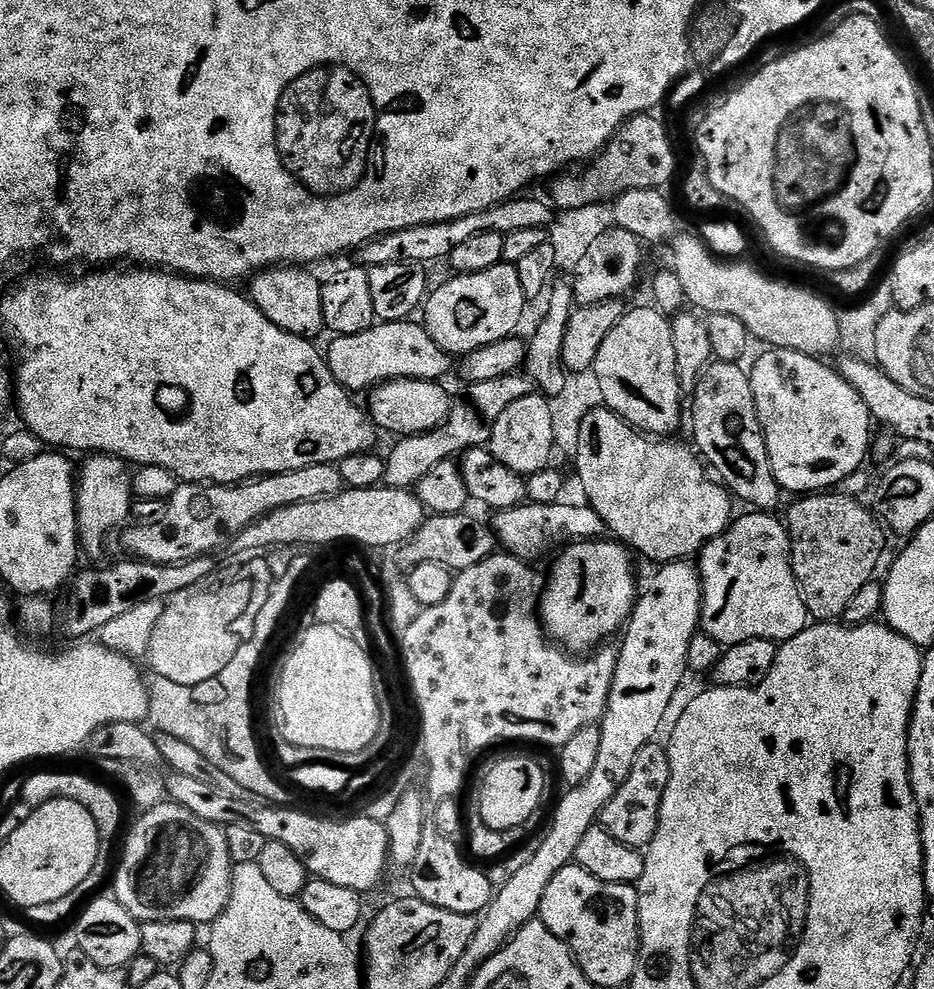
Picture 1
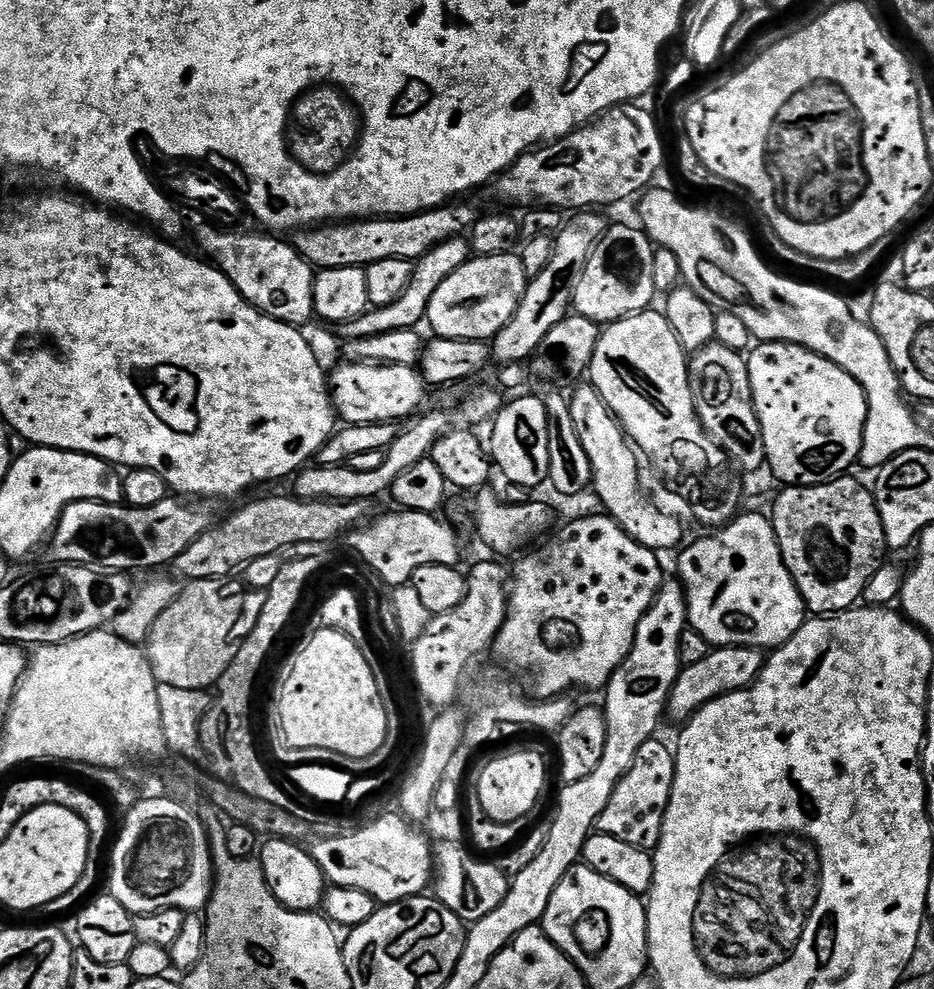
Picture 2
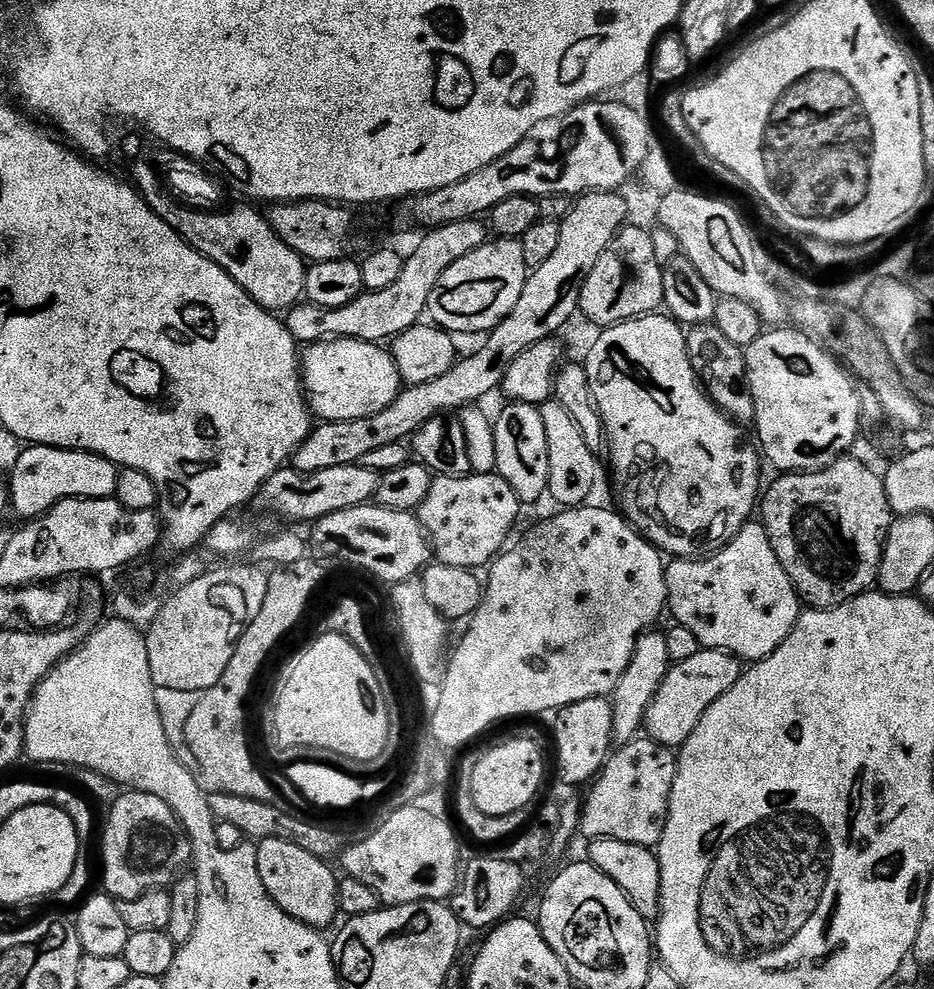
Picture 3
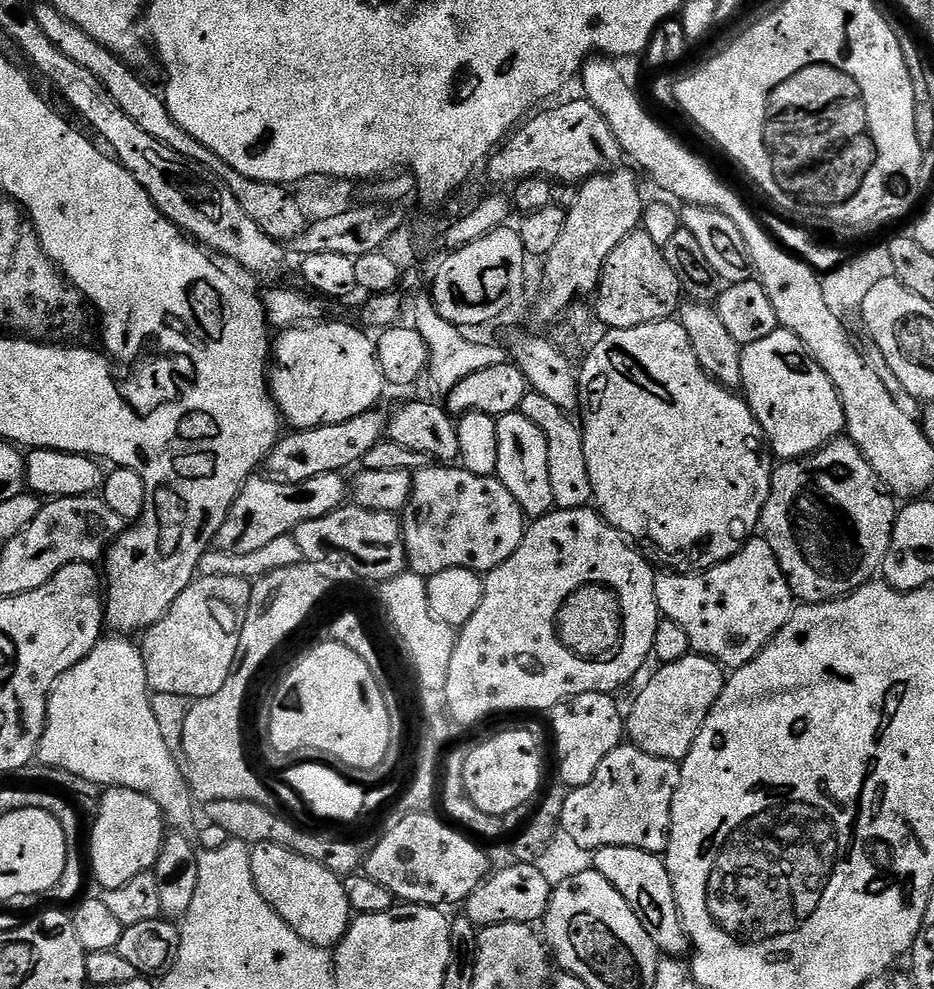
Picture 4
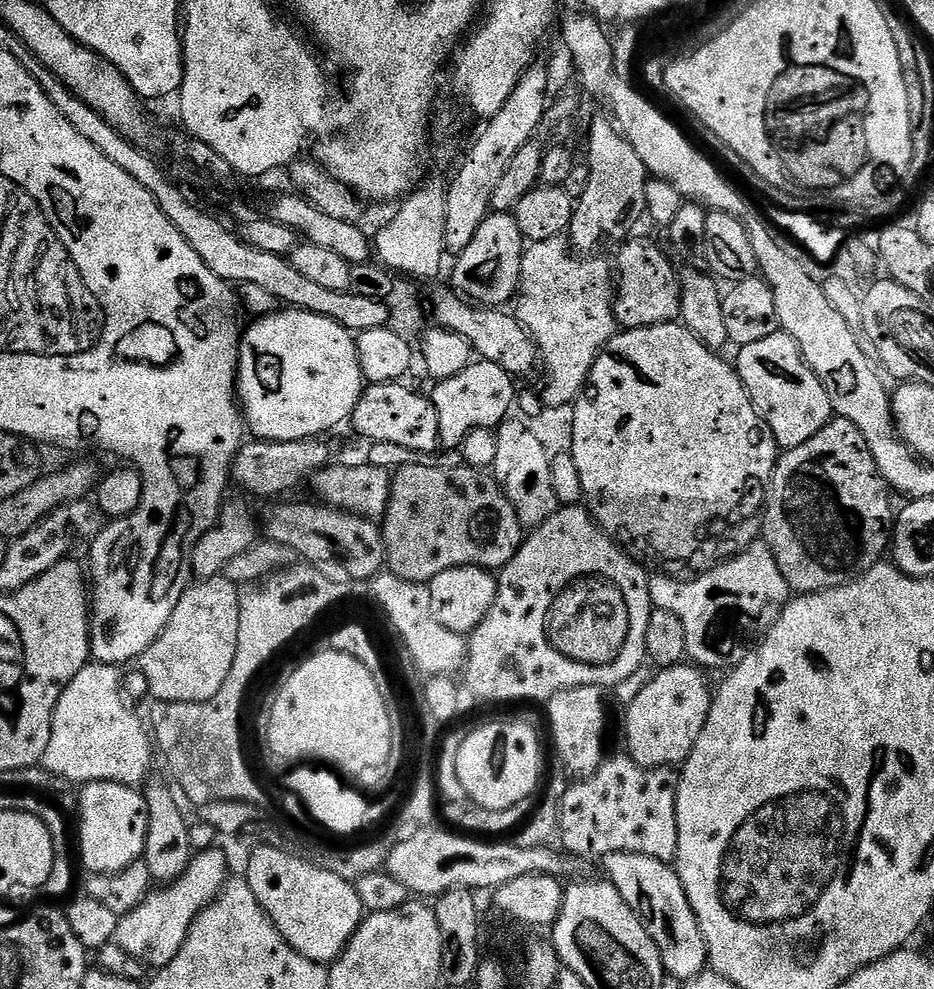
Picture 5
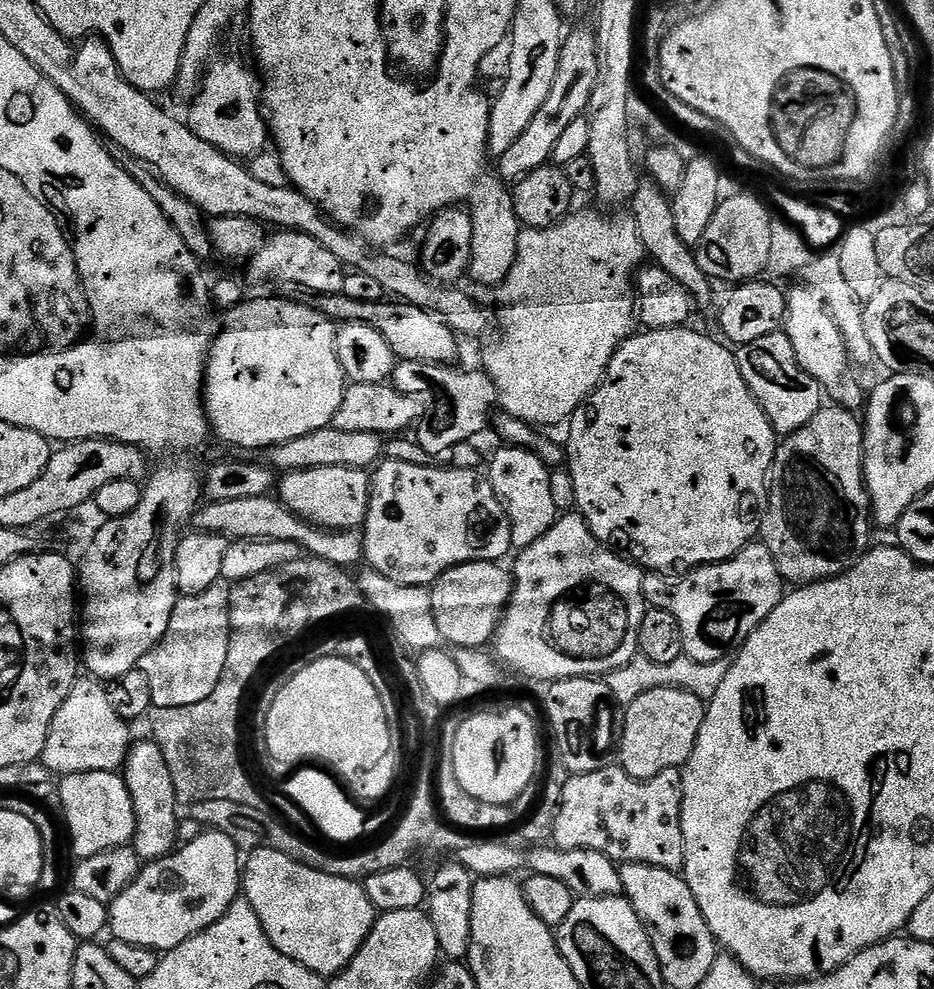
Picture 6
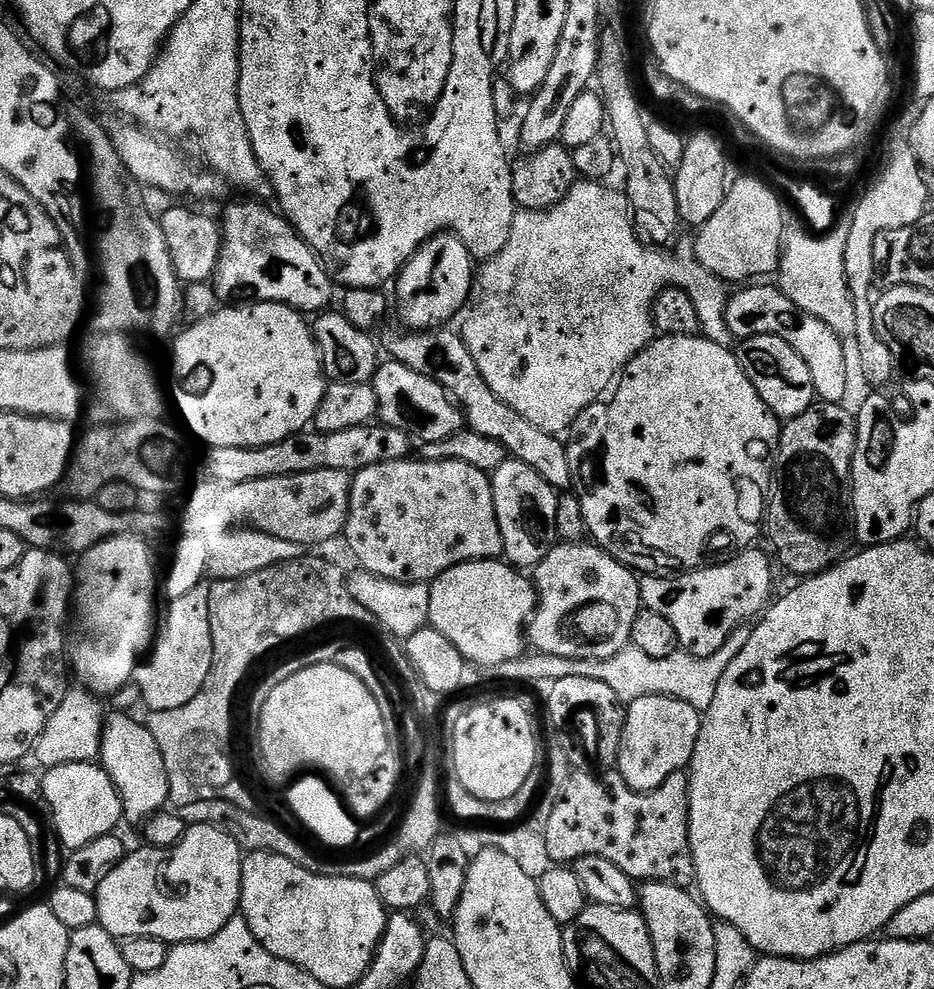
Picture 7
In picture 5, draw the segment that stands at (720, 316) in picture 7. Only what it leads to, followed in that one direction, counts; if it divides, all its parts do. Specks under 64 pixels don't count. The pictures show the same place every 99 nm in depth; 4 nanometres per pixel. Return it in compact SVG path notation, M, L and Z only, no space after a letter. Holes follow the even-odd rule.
M563 235L529 243L524 249L514 312L536 341L542 368L548 371L542 399L549 408L572 404L584 391L600 351L618 331L612 309L614 272L609 261L596 259L600 258L581 258Z

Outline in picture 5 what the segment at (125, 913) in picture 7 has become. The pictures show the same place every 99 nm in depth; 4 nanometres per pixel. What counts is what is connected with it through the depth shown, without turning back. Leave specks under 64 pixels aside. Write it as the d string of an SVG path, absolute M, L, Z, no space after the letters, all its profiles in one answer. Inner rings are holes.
M215 847L195 853L178 879L149 892L137 908L119 917L114 943L152 970L174 962L178 950L182 950L186 942L190 926L201 910L219 896L225 880L229 879L228 860L220 851L219 847Z

